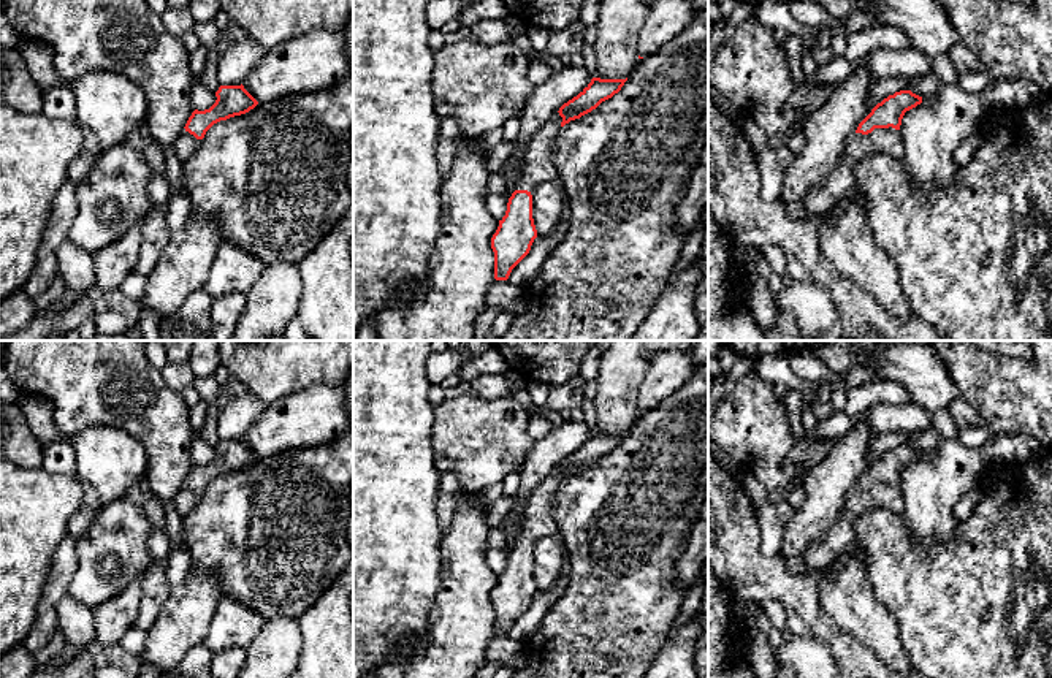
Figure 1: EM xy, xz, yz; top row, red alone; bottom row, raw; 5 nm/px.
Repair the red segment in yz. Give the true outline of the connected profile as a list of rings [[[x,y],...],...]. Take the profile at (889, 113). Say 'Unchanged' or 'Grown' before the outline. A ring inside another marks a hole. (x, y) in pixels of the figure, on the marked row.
Grown. [[[900,90],[878,103],[848,139],[841,160],[833,171],[818,181],[806,193],[805,206],[810,219],[821,219],[841,196],[854,192],[854,166],[875,152],[905,158],[900,131],[906,111],[922,103],[911,90]]]

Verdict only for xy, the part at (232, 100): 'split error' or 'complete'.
split error

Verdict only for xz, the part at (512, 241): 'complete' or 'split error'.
split error

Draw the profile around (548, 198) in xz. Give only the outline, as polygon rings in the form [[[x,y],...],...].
[[[543,182],[532,192],[532,219],[537,234],[550,234],[561,220],[564,190],[561,182]]]

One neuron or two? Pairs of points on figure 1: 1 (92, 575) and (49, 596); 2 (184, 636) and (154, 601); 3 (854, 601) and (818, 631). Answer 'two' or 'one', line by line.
1: two
2: two
3: two

